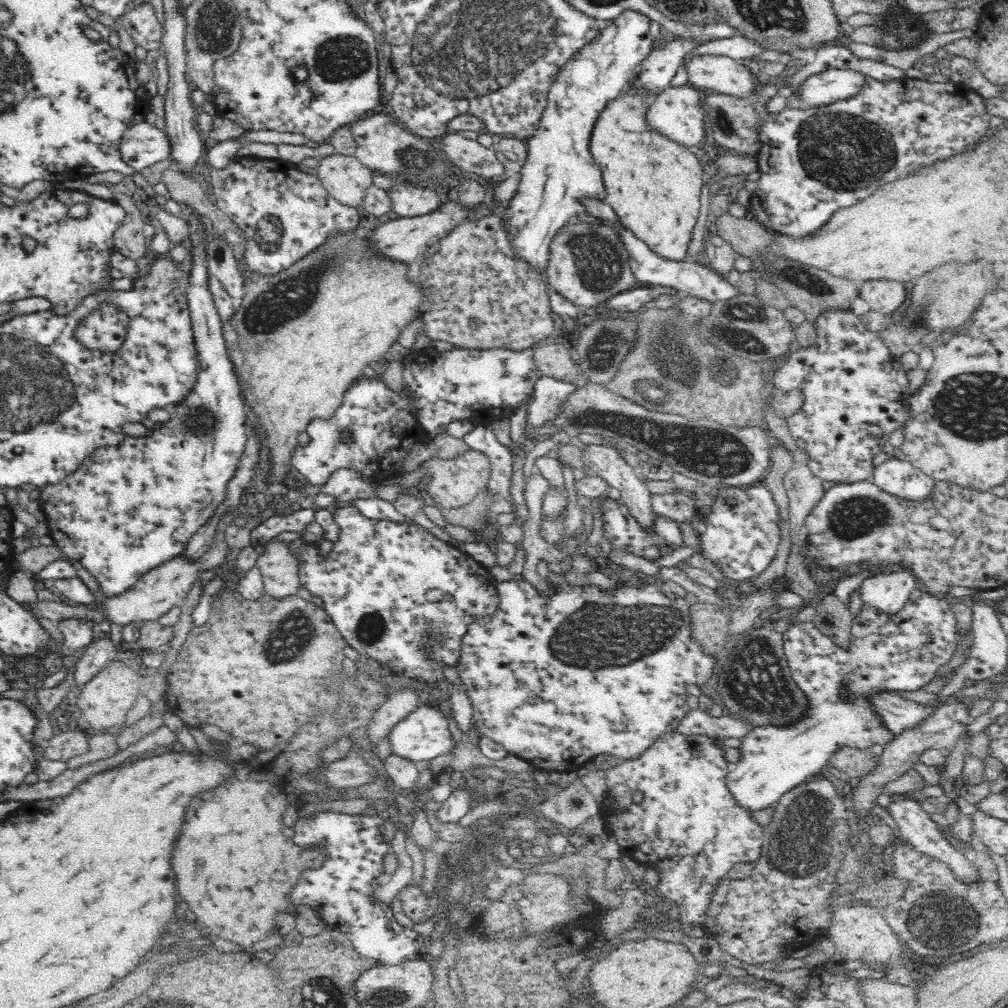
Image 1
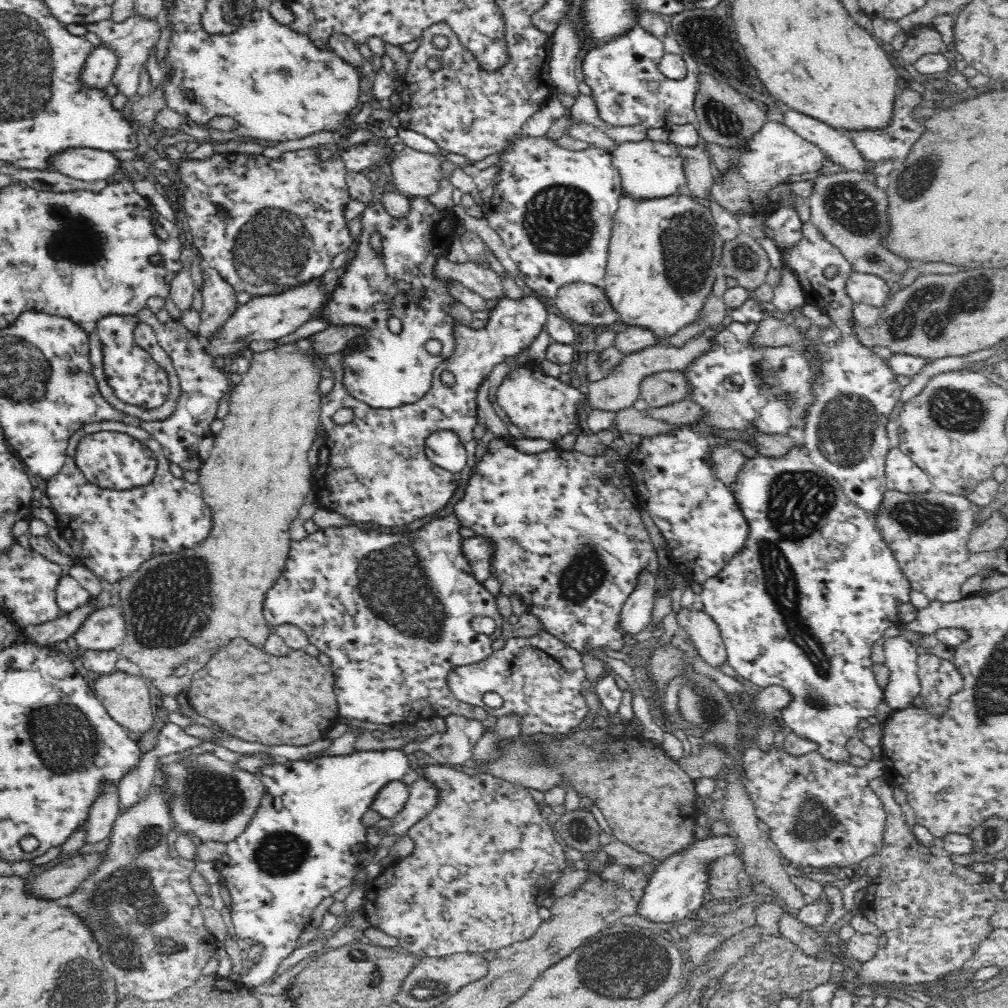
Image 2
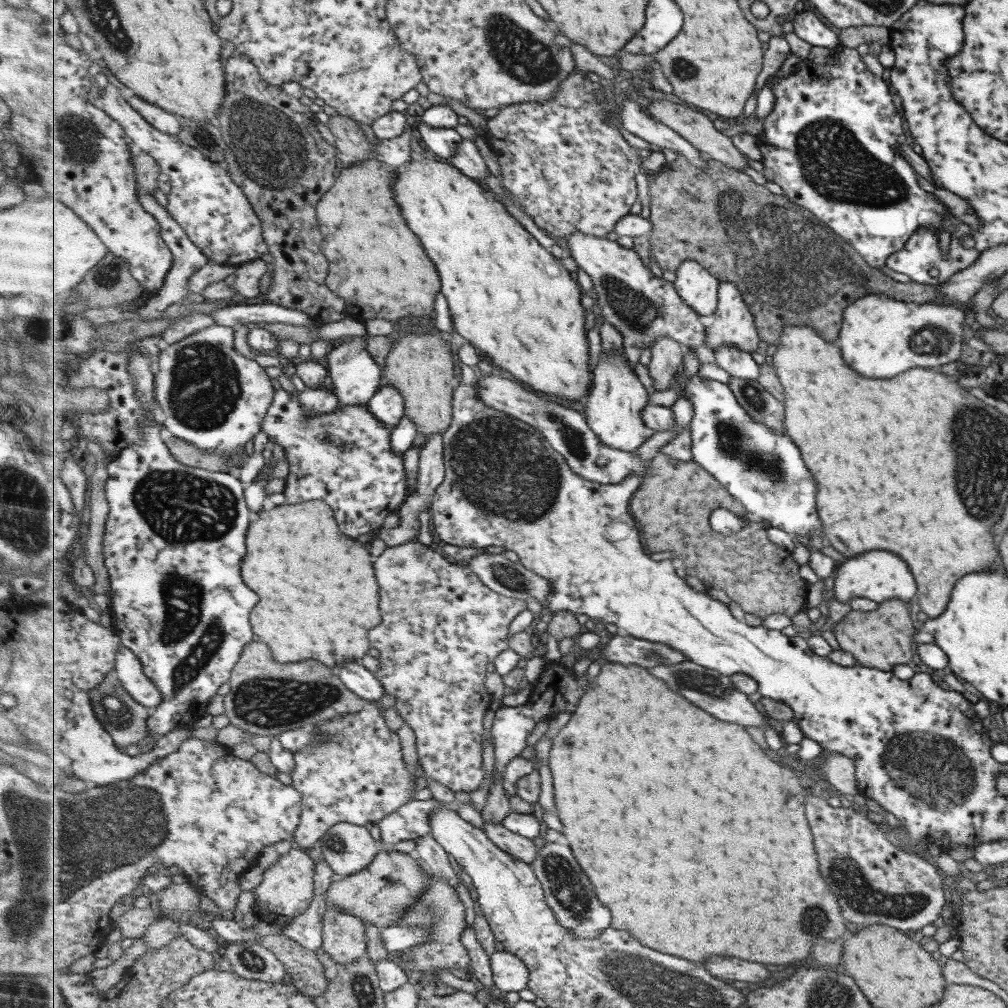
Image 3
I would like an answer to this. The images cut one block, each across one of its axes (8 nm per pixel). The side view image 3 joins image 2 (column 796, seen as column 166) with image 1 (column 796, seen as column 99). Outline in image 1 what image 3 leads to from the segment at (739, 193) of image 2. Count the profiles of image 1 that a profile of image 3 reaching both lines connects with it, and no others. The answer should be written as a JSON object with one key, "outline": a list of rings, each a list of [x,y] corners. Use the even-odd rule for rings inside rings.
{"outline":[[[829,68],[824,72],[807,77],[801,84],[797,96],[791,101],[791,104],[801,107],[824,106],[824,104],[832,104],[832,102],[853,97],[866,88],[868,78],[861,71],[854,71],[850,68]]]}

